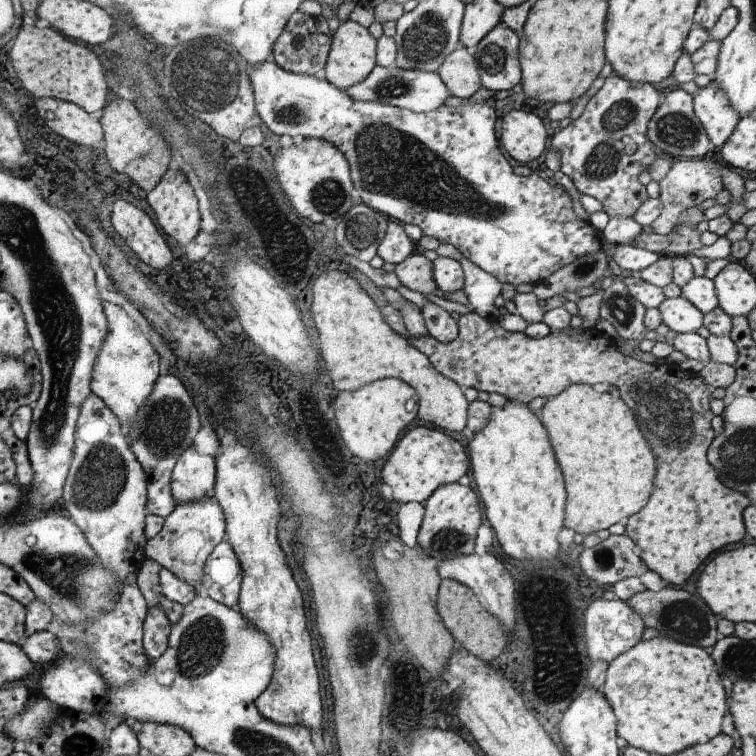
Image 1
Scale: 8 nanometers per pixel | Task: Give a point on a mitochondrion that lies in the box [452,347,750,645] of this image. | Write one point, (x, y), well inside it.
(665, 411)

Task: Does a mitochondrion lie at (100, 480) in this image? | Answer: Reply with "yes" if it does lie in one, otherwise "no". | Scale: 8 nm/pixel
yes

